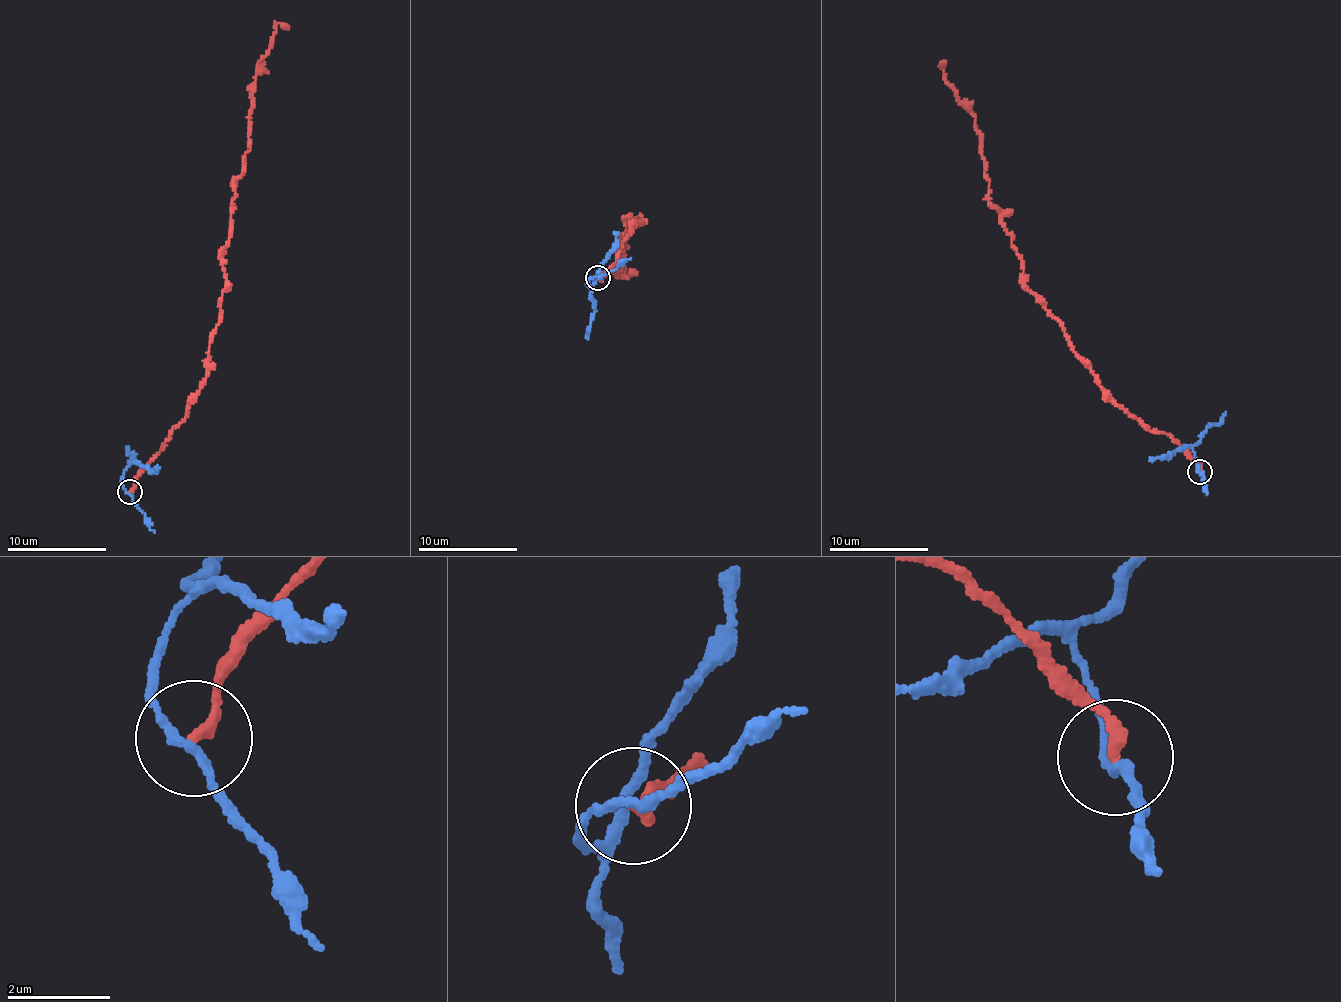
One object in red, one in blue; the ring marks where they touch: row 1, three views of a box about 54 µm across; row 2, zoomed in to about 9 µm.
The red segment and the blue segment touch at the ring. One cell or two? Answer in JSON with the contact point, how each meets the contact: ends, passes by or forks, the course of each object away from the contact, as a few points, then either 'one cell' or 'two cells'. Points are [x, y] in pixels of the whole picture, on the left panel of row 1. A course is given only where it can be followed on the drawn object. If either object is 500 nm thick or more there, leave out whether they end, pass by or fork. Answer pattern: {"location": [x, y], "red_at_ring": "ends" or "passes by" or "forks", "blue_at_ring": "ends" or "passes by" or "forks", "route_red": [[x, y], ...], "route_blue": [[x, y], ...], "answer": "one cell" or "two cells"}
{"location": [130, 492], "red_at_ring": "ends", "blue_at_ring": "passes by", "route_red": [[130, 492], [206, 372], [257, 63], [276, 26], [288, 29]], "route_blue": [[130, 494], [121, 483], [124, 470], [133, 461], [155, 471], [155, 467]], "answer": "two cells"}

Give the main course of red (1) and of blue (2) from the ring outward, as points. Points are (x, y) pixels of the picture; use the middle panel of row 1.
1: (598, 278), (640, 222), (626, 218), (615, 273), (637, 273)
2: (599, 277), (587, 279), (587, 286), (593, 281), (616, 242), (614, 232)

